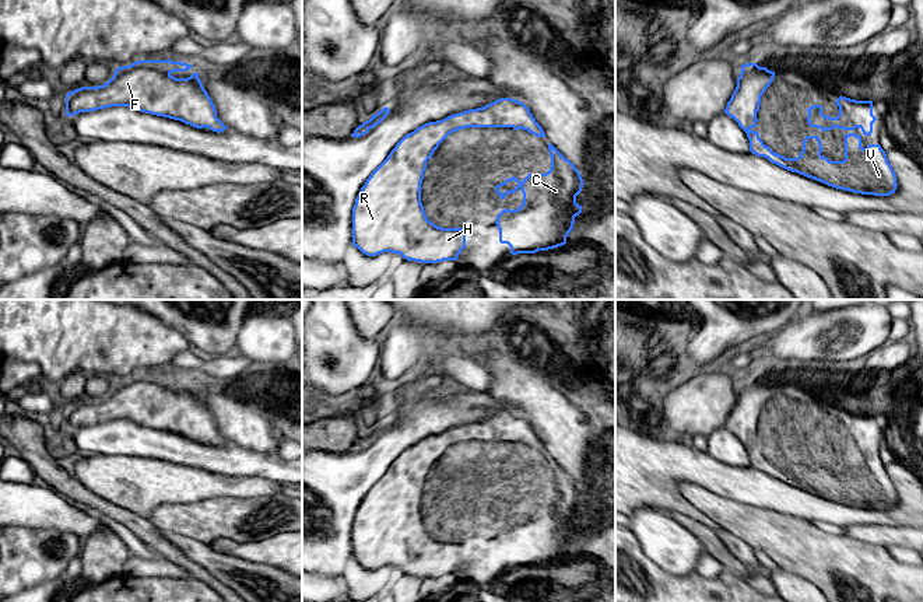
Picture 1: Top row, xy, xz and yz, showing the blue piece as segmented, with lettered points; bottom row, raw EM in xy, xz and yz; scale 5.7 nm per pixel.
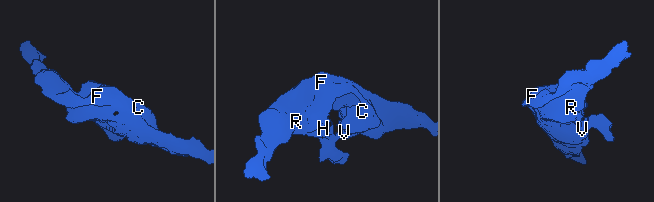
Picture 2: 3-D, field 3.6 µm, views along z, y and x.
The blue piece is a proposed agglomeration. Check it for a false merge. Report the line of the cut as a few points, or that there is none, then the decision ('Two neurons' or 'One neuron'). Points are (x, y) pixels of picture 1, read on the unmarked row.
No split. One neuron

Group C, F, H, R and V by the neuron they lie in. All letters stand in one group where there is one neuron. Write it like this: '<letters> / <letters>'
C F H R V

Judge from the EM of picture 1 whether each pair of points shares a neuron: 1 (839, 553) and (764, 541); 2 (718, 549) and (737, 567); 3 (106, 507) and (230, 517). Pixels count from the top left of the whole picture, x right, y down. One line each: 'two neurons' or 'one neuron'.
1: one neuron
2: one neuron
3: two neurons

